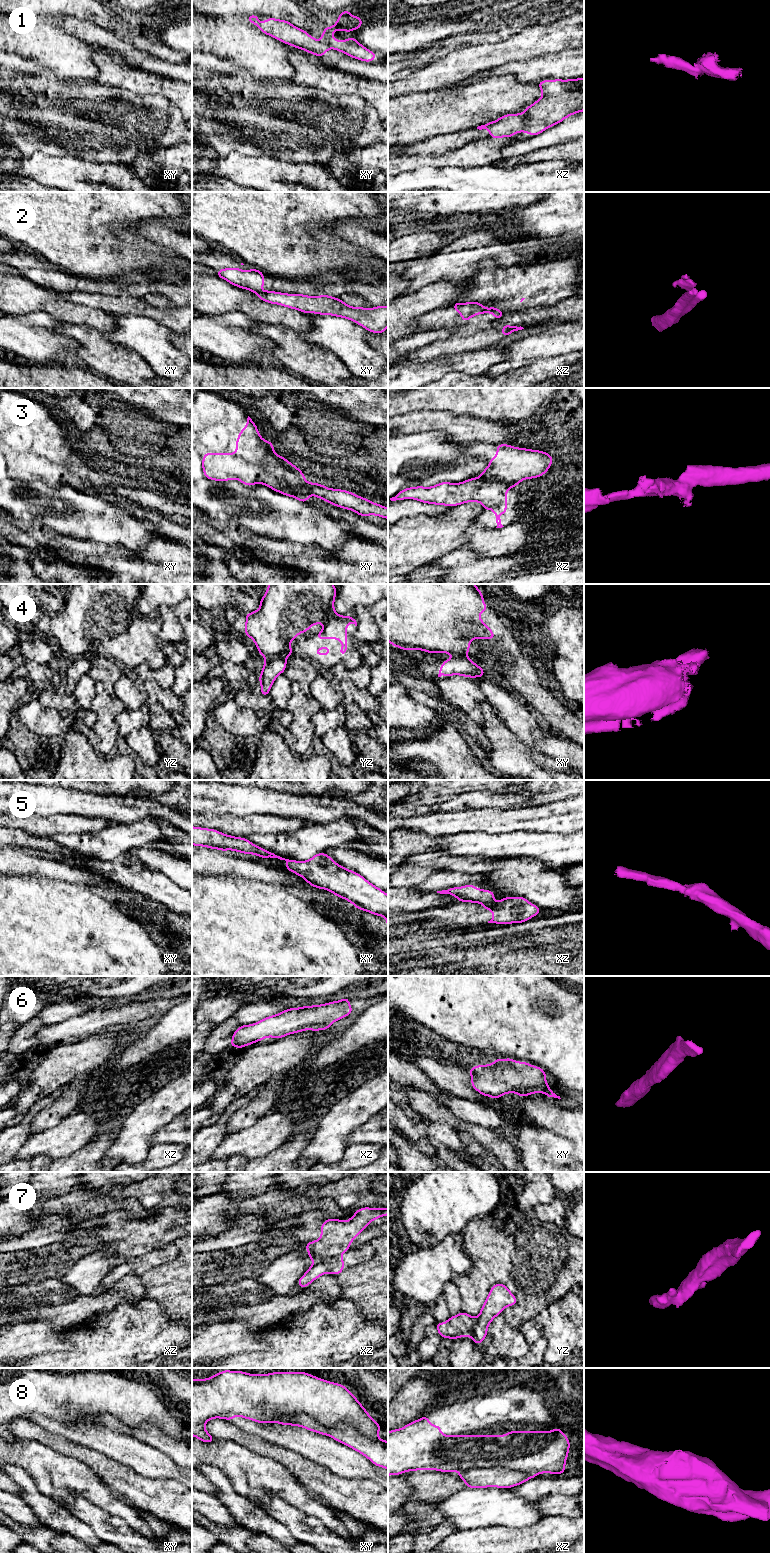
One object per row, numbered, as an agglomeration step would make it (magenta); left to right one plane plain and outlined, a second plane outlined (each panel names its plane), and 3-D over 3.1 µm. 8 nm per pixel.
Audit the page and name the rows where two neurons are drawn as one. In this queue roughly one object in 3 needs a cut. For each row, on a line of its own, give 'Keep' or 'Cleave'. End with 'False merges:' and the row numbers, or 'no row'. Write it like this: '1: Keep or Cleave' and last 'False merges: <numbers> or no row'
1: Cleave
2: Cleave
3: Cleave
4: Cleave
5: Cleave
6: Keep
7: Cleave
8: Cleave
False merges: 1, 2, 3, 4, 5, 7, 8

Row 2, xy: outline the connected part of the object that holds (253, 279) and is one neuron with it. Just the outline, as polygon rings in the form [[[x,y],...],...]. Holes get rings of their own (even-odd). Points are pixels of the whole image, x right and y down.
[[[225,268],[218,270],[216,275],[232,285],[254,293],[260,293],[264,287],[264,274],[257,269],[243,271],[240,268]]]

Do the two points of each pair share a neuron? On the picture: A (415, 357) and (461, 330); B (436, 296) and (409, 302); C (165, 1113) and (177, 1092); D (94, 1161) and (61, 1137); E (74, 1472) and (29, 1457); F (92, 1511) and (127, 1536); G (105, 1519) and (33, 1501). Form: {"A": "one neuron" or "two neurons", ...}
{"A": "one neuron", "B": "one neuron", "C": "one neuron", "D": "two neurons", "E": "one neuron", "F": "one neuron", "G": "two neurons"}

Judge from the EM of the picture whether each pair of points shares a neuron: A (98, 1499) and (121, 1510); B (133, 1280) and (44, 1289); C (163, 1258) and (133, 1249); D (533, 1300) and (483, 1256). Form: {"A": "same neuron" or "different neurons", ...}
{"A": "same neuron", "B": "same neuron", "C": "different neurons", "D": "same neuron"}

